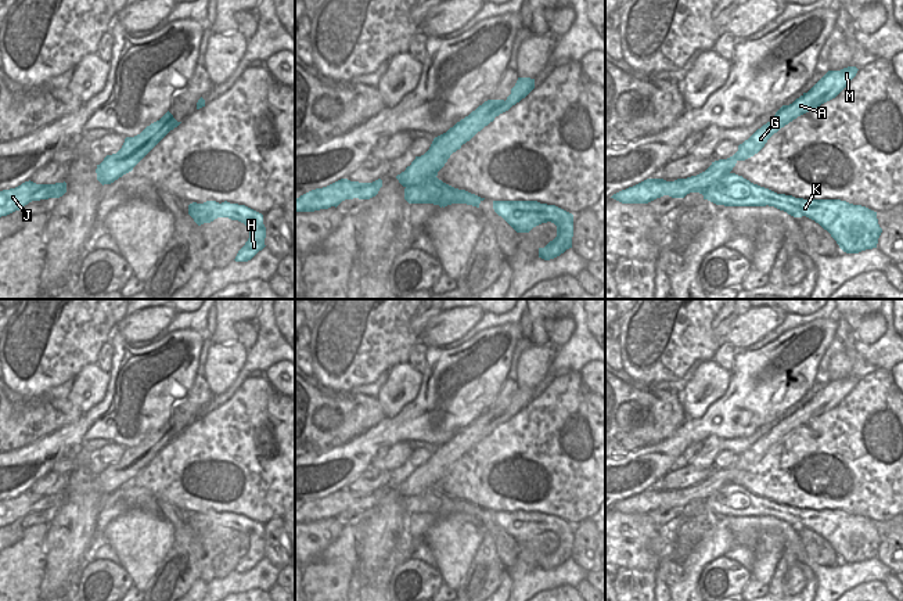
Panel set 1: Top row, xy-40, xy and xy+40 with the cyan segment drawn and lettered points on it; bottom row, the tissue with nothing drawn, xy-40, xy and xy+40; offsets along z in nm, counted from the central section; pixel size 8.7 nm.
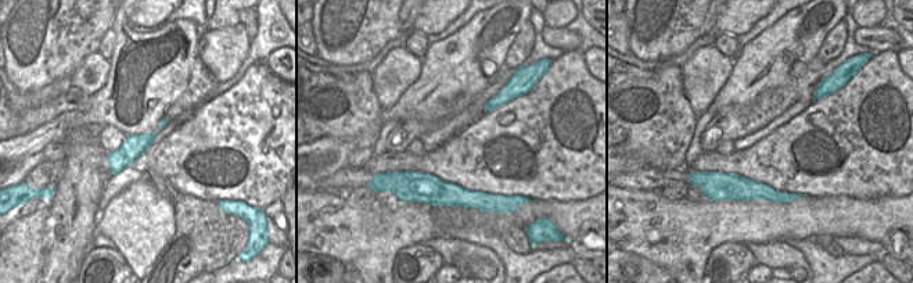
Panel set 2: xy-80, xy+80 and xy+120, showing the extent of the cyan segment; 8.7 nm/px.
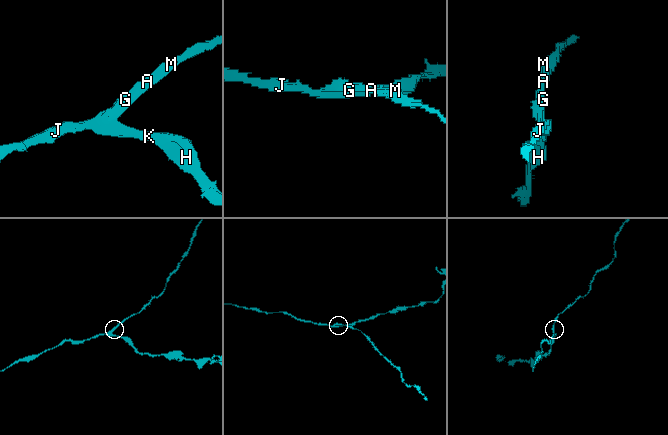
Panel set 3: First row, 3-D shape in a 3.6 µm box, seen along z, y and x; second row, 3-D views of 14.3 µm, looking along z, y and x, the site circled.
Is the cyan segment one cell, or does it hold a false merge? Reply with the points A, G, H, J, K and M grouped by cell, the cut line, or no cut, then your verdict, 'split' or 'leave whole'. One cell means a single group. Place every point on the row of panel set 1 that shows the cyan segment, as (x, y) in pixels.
A G J M / H K; cut in xy+40 along (729, 172), (698, 191); split

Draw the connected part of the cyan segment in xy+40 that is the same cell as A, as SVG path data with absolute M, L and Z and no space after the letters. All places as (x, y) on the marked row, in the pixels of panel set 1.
M856 66L841 71L828 71L807 93L803 93L789 105L783 105L770 122L758 129L748 140L738 145L738 151L727 158L712 162L702 173L687 179L666 181L663 179L647 179L633 187L614 194L611 198L622 204L648 204L663 195L684 198L690 192L699 192L710 183L728 174L738 161L745 161L758 154L767 140L781 127L798 116L835 98L856 76Z

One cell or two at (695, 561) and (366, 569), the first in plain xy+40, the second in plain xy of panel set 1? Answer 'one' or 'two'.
two

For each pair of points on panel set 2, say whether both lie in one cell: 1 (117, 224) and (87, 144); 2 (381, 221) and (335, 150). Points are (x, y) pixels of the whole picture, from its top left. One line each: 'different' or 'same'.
1: different
2: different

